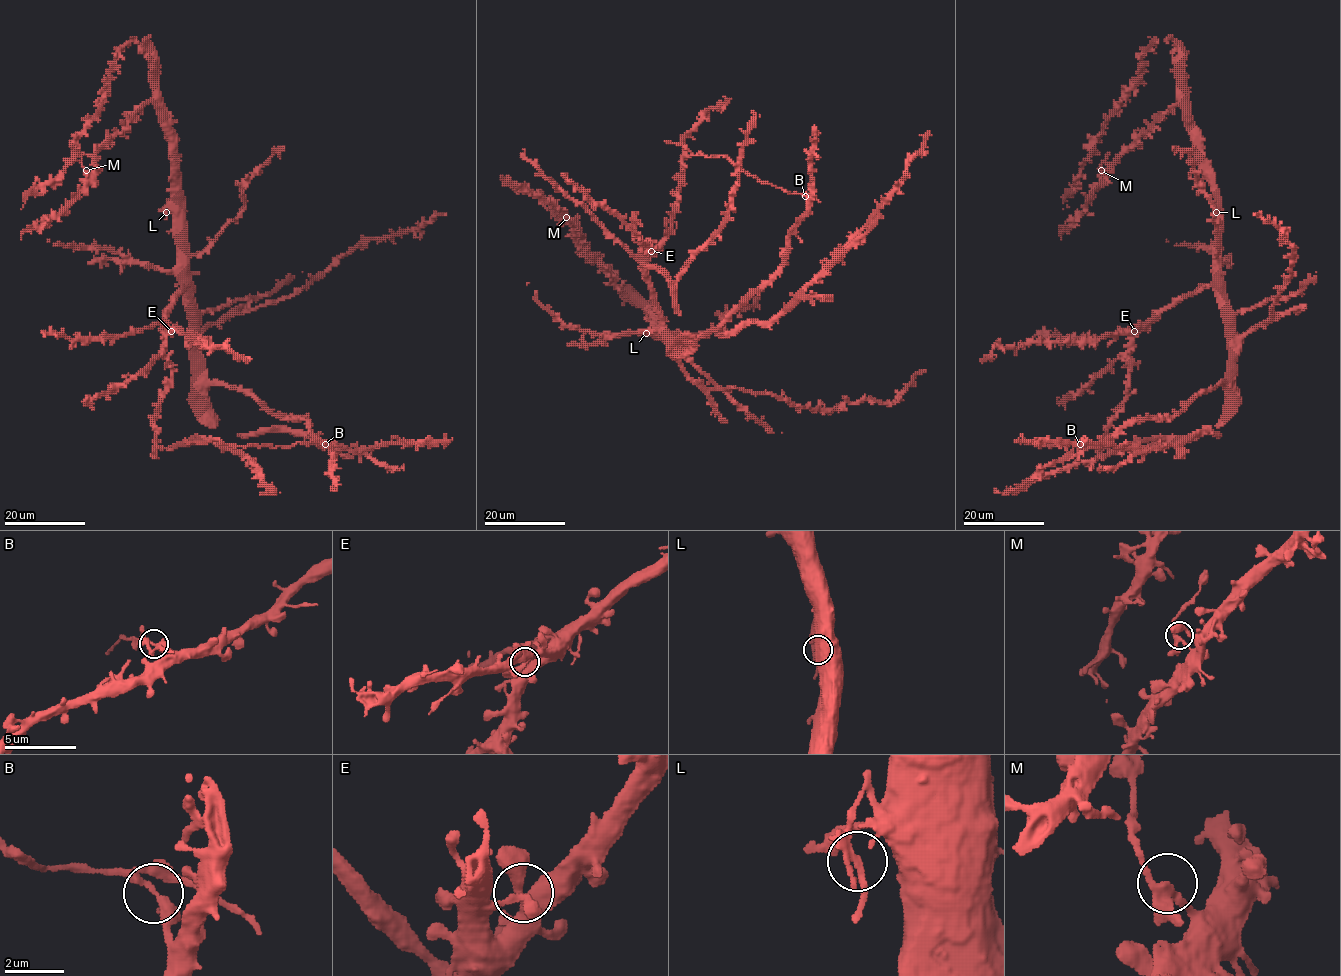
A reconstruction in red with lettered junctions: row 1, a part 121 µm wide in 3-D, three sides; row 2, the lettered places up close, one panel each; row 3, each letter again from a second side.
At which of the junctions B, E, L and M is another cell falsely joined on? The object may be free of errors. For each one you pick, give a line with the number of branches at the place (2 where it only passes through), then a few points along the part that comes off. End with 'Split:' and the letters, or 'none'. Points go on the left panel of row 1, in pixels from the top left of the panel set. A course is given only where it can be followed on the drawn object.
B: 3 | (325, 444), (310, 440), (283, 447), (232, 446), (214, 438), (202, 443), (184, 438)
Split: B

